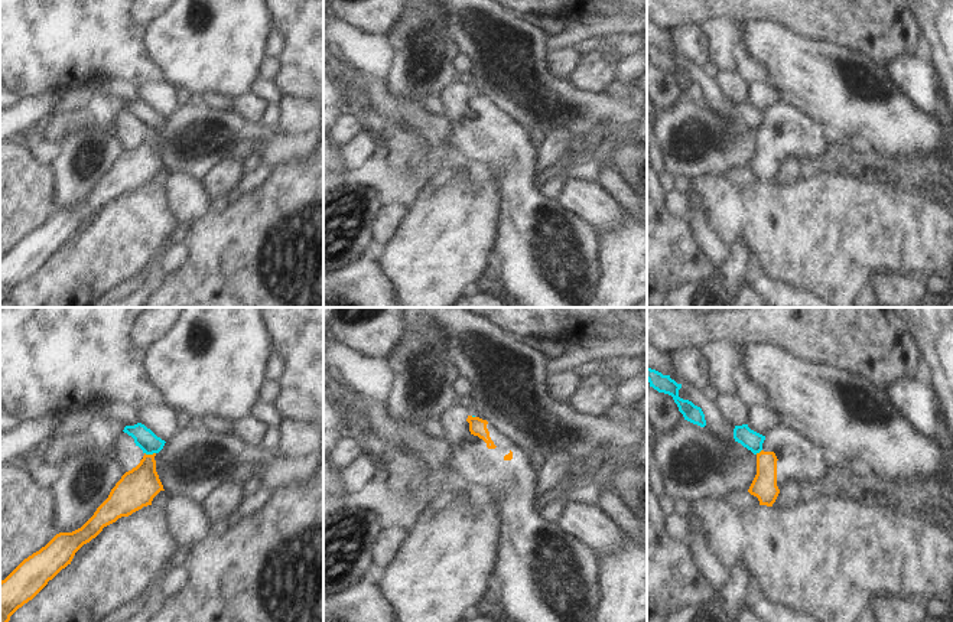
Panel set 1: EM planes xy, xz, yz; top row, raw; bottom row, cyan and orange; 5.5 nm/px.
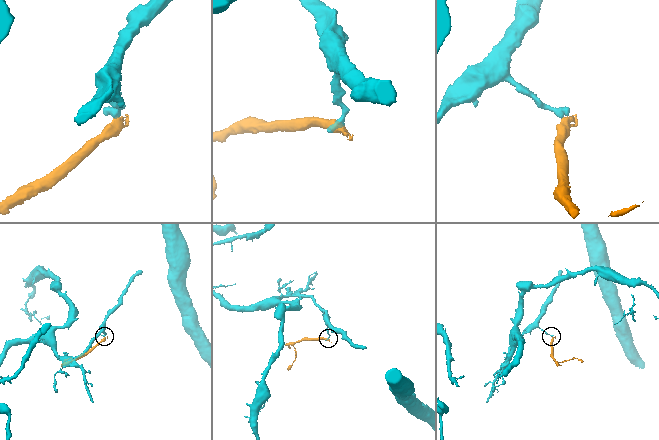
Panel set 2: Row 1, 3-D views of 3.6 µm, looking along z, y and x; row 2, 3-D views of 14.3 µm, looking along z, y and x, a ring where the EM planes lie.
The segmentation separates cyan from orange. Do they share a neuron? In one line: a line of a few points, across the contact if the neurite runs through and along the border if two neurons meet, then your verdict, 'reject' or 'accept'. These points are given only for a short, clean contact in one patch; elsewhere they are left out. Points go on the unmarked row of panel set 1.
line xy (145, 129), (155, 130); reject

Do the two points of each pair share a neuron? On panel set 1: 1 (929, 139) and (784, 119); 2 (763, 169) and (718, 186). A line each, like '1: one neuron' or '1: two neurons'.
1: two neurons
2: two neurons

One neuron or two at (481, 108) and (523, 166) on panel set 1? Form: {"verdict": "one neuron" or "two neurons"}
{"verdict": "one neuron"}

